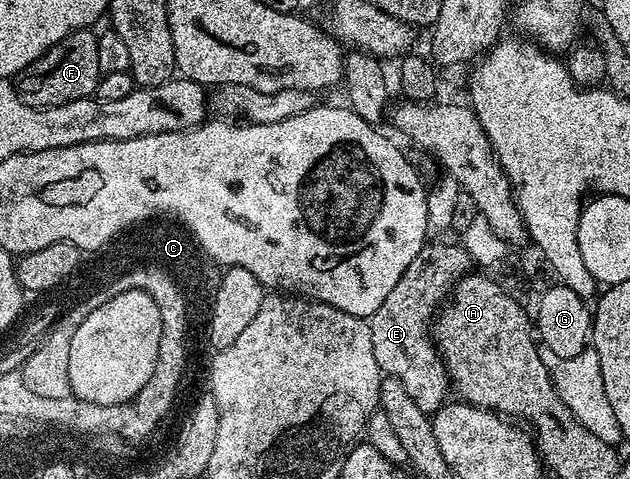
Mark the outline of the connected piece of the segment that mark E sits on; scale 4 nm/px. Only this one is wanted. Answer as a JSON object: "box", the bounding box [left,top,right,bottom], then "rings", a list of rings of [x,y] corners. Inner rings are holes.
{"box":[367,241,470,415],"rings":[[[430,241],[419,256],[407,264],[407,272],[399,276],[399,284],[391,288],[387,300],[383,300],[383,304],[379,304],[376,312],[367,319],[371,348],[375,348],[375,360],[382,375],[399,380],[399,384],[407,388],[407,396],[411,396],[411,400],[415,400],[417,407],[427,415],[445,405],[451,390],[445,363],[431,337],[431,319],[457,279],[465,277],[470,270],[469,254],[464,245]]]}

